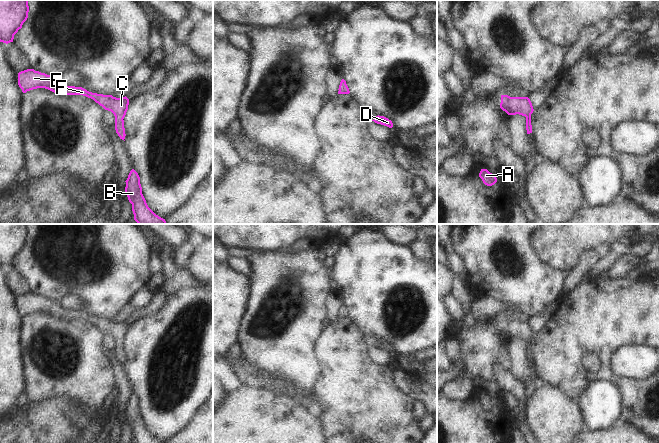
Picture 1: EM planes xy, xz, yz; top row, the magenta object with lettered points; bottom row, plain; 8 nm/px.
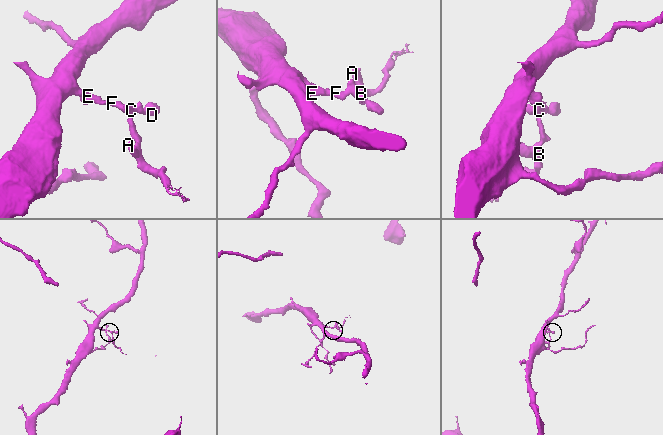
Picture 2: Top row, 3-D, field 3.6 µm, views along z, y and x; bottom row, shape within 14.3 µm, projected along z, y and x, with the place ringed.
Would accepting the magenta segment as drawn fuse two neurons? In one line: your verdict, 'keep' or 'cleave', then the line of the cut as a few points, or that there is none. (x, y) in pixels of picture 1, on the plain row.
keep; no cut

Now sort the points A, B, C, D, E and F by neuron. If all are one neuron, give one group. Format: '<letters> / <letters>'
A B C D E F

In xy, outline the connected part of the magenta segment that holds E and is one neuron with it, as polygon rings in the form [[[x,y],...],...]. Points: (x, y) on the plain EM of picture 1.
[[[27,293],[18,297],[18,309],[23,317],[27,315],[45,312],[61,319],[83,319],[93,323],[105,334],[111,335],[115,340],[115,354],[120,363],[125,363],[124,341],[128,334],[129,323],[125,321],[116,322],[112,319],[103,319],[87,315],[82,311],[65,310],[60,302]]]

